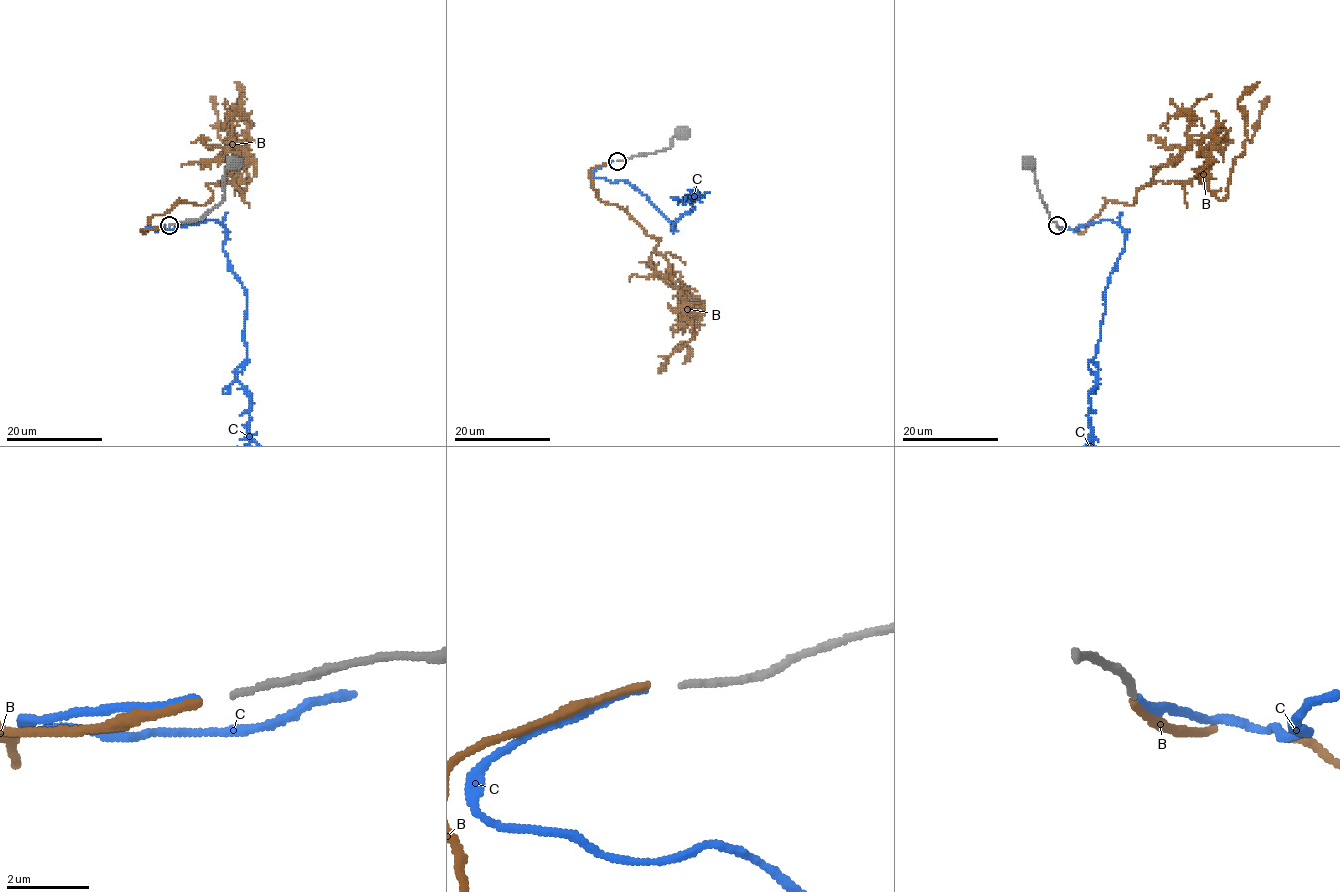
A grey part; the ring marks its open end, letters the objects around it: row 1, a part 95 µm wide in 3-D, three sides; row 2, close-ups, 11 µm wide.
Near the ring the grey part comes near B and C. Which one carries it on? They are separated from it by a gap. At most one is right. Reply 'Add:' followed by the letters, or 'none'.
Add: C

